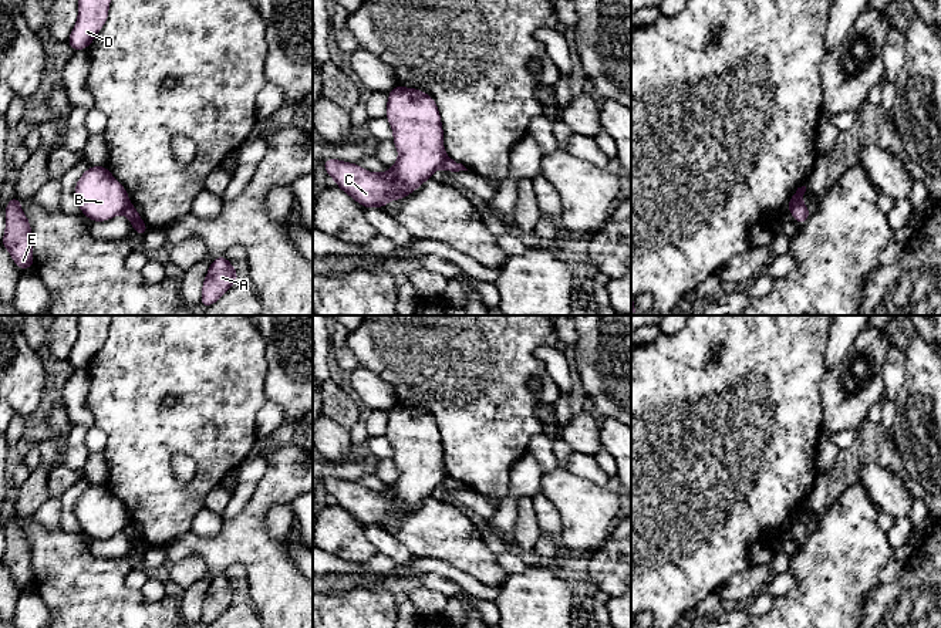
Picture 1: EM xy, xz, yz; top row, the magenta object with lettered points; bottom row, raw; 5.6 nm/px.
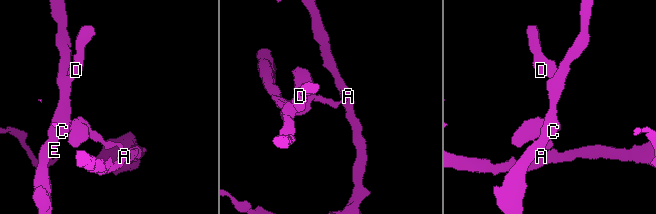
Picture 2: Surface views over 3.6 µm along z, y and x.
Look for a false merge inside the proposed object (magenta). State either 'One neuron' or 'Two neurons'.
Two neurons

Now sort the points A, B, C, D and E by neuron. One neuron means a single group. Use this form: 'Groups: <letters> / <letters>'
Groups: A / B C D E

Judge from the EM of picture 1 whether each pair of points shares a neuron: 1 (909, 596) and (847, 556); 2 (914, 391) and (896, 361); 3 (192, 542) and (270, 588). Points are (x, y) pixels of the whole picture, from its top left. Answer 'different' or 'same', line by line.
1: different
2: different
3: same

